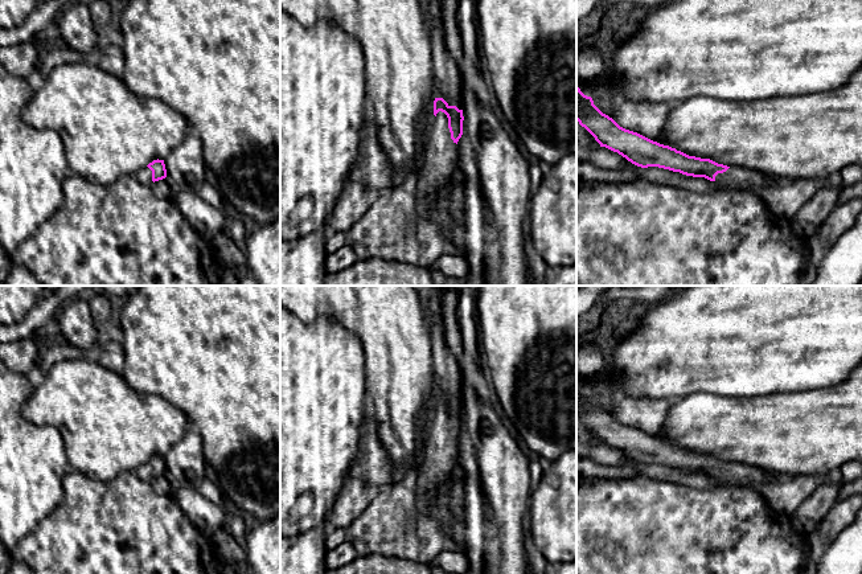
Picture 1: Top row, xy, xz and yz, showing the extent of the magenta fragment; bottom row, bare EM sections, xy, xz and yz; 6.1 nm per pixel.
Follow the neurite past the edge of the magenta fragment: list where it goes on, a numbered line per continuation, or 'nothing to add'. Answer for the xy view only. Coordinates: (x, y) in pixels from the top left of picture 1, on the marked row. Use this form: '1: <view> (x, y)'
1: xy (144, 176)

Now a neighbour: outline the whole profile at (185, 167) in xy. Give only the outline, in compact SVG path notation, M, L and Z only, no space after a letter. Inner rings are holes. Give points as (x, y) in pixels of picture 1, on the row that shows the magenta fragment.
M192 130L184 140L164 159L167 179L182 192L198 192L206 183L206 164L202 156L202 140Z

